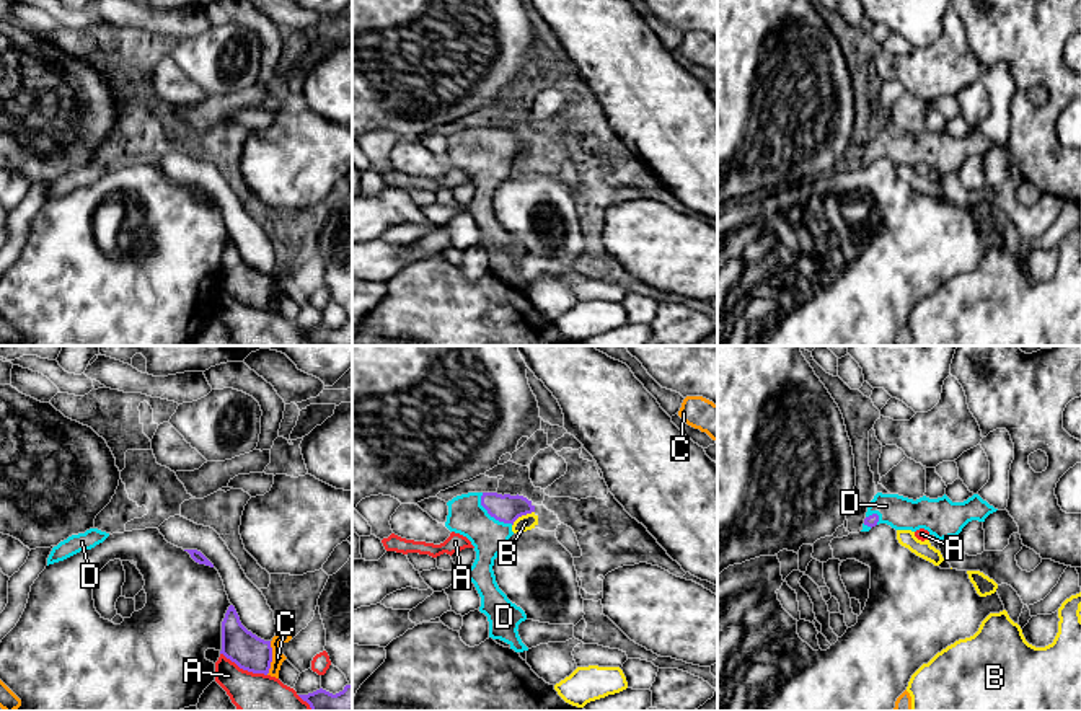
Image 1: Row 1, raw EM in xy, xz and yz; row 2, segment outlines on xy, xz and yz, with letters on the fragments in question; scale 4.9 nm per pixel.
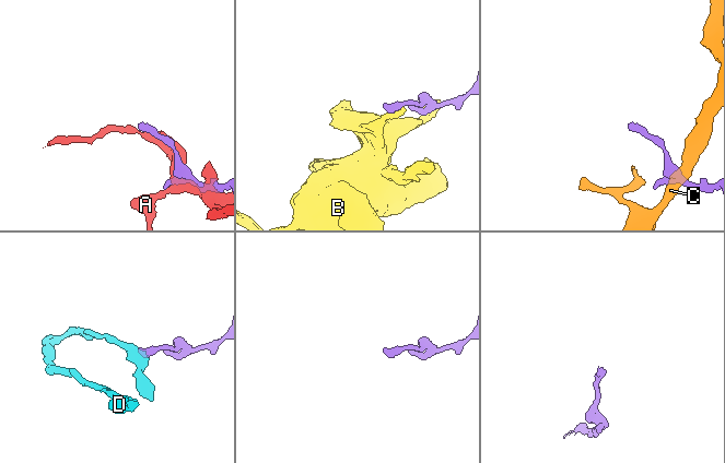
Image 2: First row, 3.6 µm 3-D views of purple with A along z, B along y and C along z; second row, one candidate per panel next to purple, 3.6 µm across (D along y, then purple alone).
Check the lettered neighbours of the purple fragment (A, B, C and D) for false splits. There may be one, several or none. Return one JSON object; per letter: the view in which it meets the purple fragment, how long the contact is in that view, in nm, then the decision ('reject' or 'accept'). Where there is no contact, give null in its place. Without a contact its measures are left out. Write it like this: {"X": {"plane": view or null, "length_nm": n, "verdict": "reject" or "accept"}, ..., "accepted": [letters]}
{"A": {"plane": "xy", "length_nm": 260, "verdict": "reject"}, "B": {"plane": "xz", "length_nm": 130, "verdict": "reject"}, "C": {"plane": "xy", "length_nm": 170, "verdict": "reject"}, "D": {"plane": "xz", "length_nm": 220, "verdict": "accept"}, "accepted": ["D"]}

